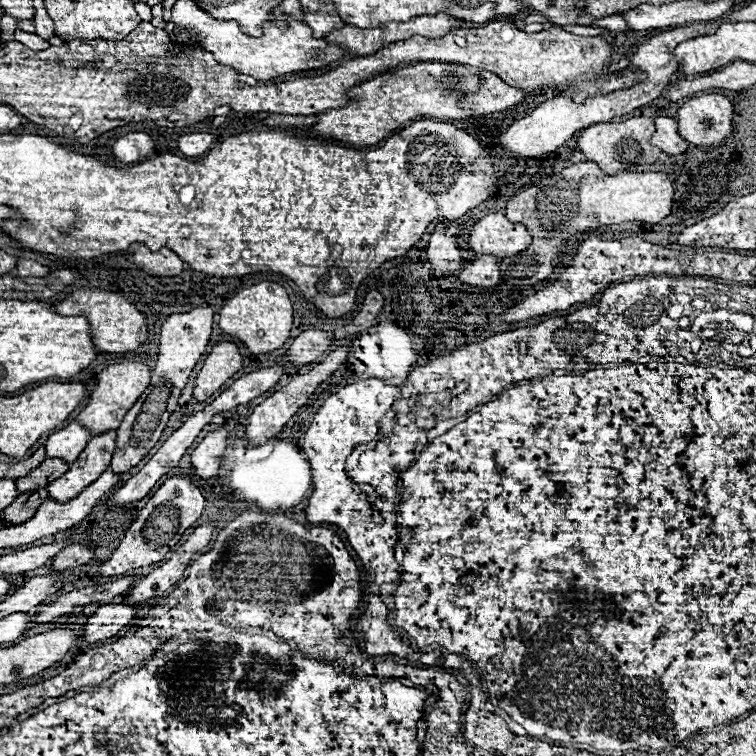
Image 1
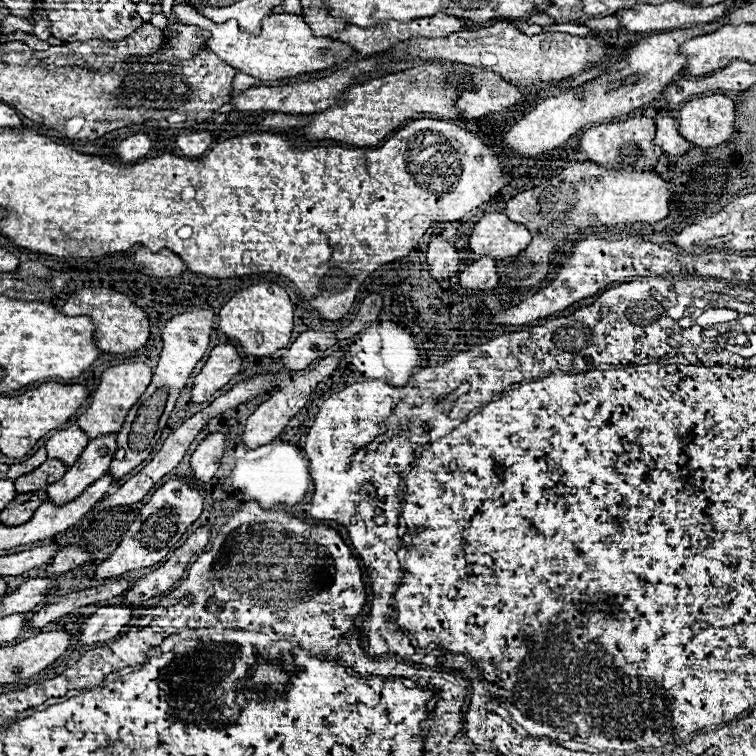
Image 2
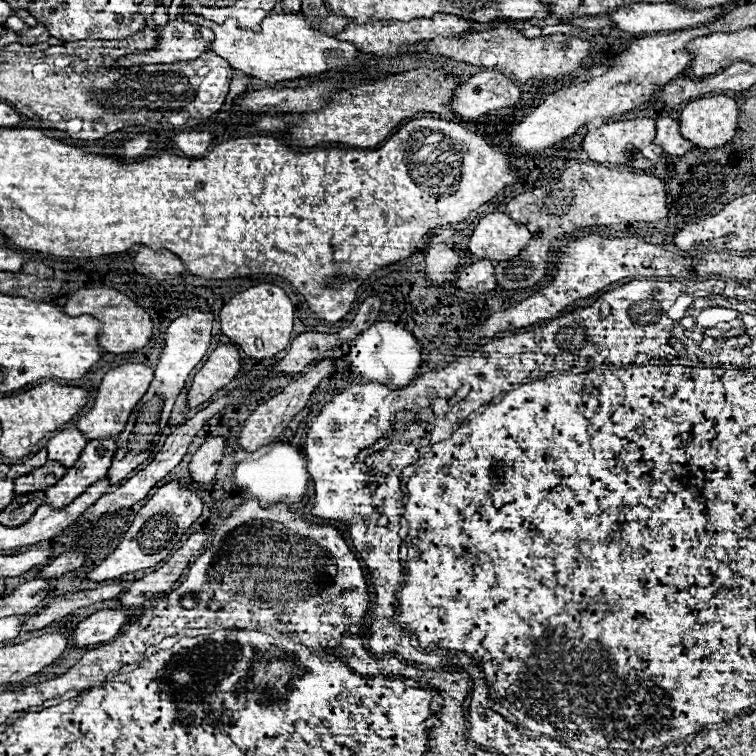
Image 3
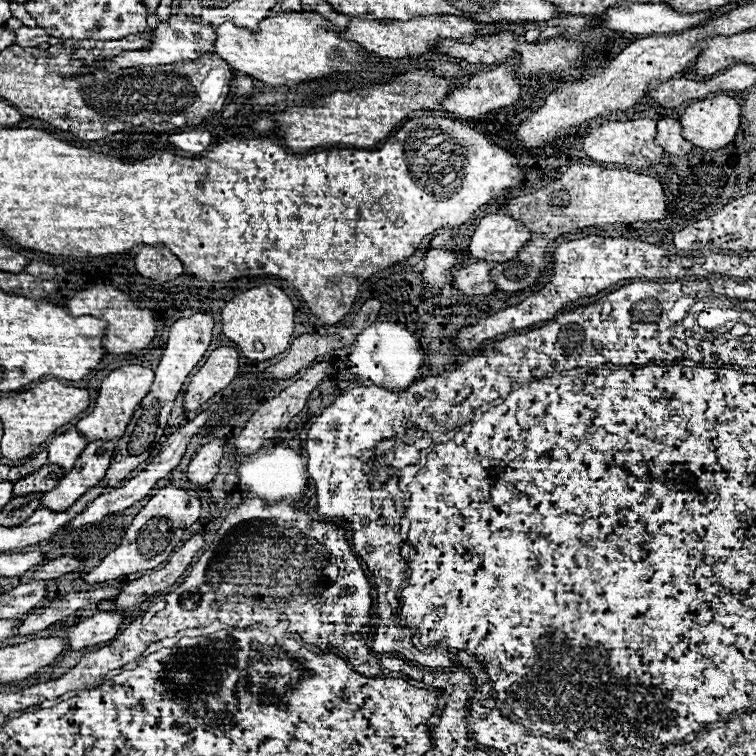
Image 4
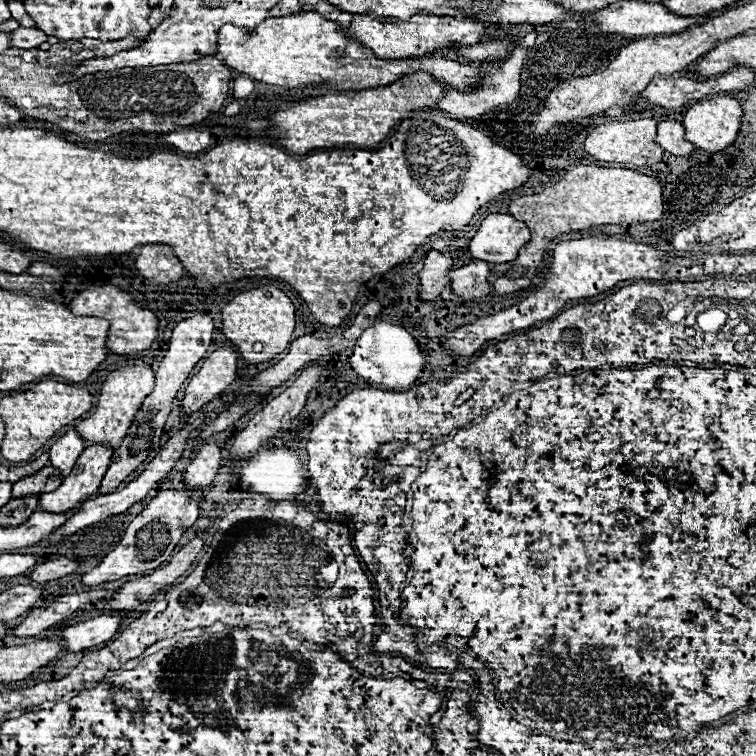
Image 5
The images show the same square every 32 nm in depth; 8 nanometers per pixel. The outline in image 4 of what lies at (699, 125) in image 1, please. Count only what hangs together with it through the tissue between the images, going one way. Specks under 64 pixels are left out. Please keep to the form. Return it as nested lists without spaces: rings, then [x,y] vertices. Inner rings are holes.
[[[716,96],[692,102],[680,118],[682,136],[694,146],[718,150],[730,144],[740,124],[740,104],[730,96]]]

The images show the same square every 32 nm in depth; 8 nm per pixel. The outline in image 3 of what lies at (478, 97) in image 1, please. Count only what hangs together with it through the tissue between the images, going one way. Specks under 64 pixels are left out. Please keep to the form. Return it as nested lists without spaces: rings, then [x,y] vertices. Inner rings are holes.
[[[486,70],[470,76],[454,94],[450,108],[460,118],[478,118],[492,110],[500,110],[512,106],[520,100],[520,89],[500,72]]]

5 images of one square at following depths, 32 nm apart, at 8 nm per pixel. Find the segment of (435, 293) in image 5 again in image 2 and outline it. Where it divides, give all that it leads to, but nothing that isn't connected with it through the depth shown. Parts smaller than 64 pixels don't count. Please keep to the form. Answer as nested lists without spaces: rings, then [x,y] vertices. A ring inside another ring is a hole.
[[[440,234],[432,236],[432,242],[428,244],[426,250],[426,262],[430,266],[432,278],[436,278],[436,280],[446,280],[454,272],[460,270],[458,252],[456,252],[454,244],[450,240],[442,238]]]

